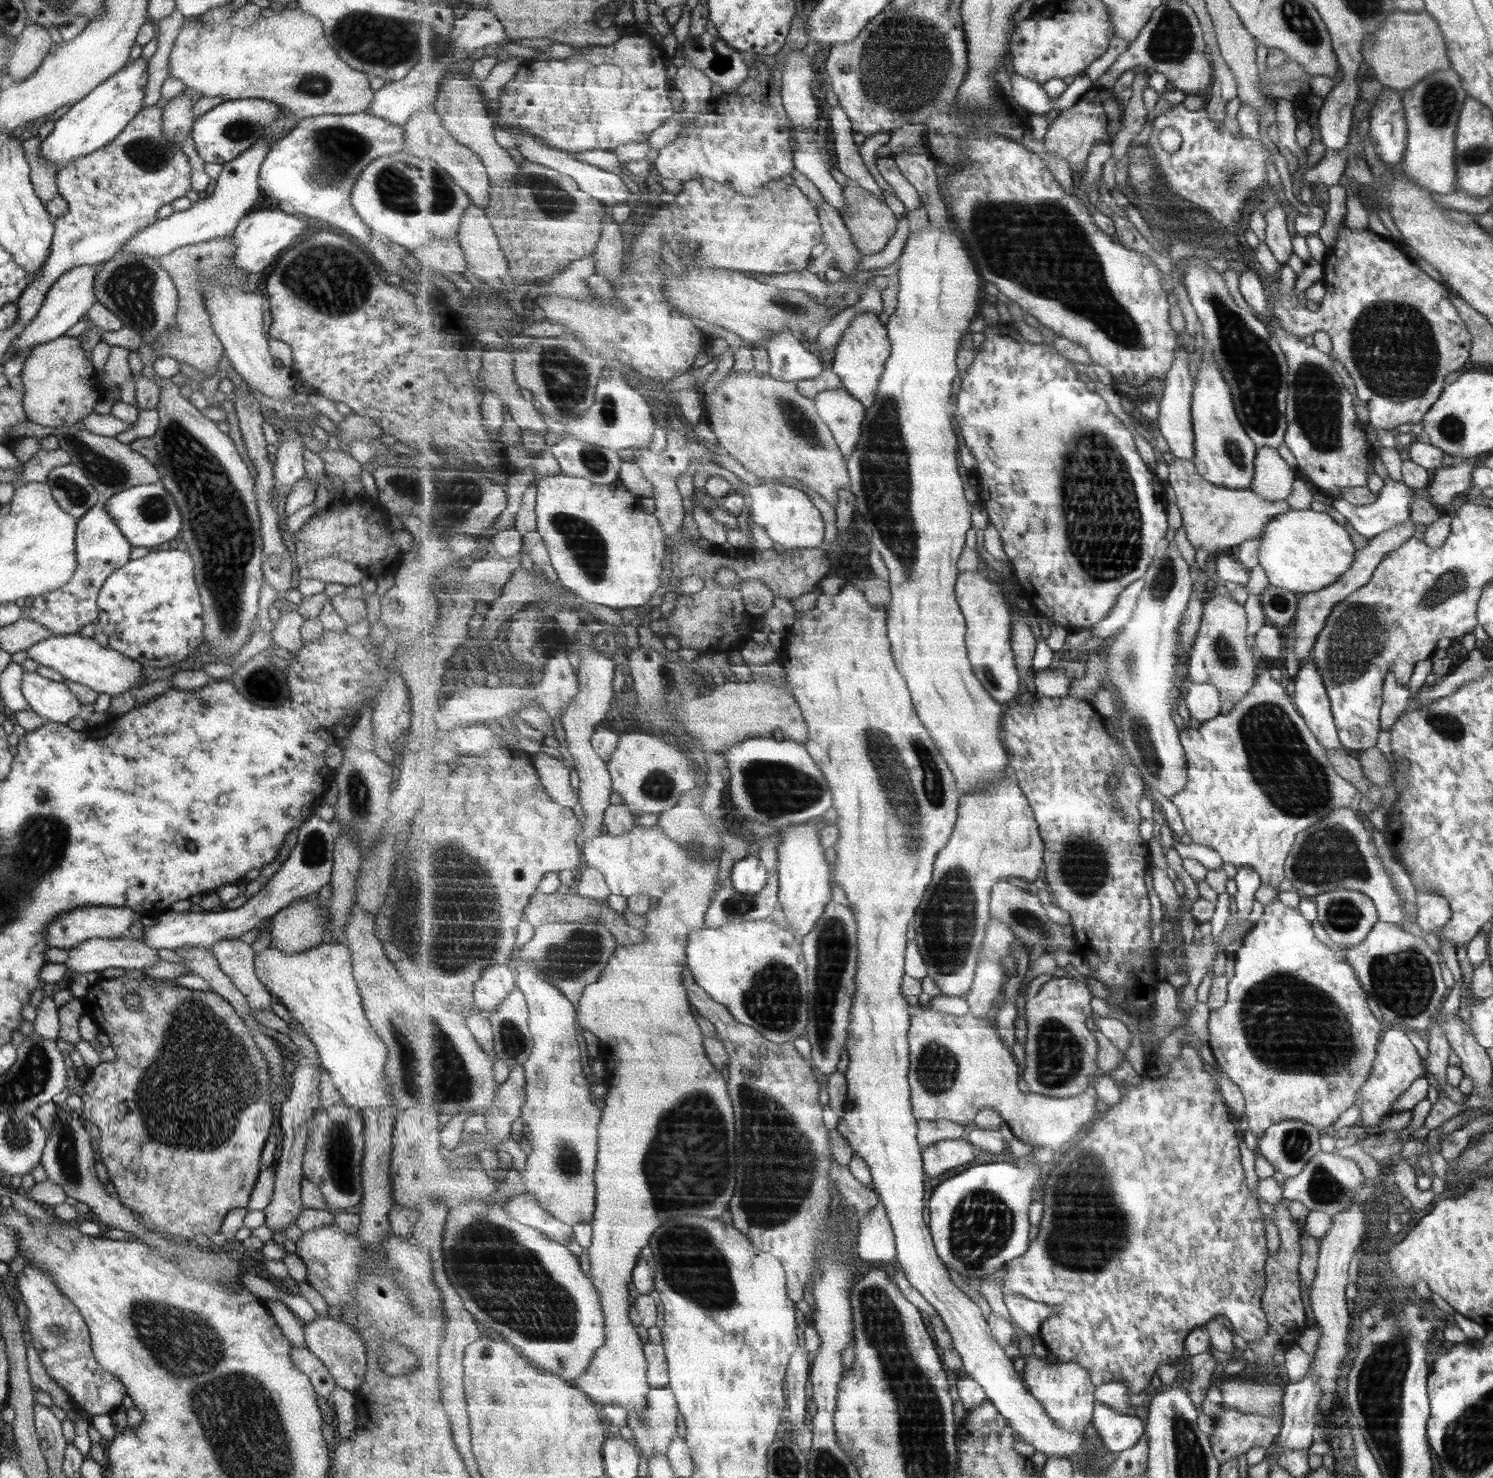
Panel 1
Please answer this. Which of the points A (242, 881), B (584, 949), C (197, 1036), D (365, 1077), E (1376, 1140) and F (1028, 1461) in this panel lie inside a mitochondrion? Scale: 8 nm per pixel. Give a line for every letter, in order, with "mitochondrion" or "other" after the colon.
A: other
B: mitochondrion
C: mitochondrion
D: other
E: other
F: other

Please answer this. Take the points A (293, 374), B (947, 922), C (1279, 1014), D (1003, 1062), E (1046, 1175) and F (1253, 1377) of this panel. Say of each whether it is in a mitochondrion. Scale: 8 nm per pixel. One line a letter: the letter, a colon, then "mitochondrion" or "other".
A: other
B: mitochondrion
C: mitochondrion
D: other
E: other
F: other

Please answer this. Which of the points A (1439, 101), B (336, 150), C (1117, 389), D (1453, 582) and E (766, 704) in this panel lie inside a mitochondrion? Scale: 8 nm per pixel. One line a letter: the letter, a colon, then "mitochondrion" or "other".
A: mitochondrion
B: mitochondrion
C: other
D: mitochondrion
E: other

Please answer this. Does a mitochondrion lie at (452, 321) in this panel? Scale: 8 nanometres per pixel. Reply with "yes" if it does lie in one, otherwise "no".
no

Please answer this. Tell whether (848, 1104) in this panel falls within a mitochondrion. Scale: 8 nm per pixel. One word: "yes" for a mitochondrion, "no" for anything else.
no

